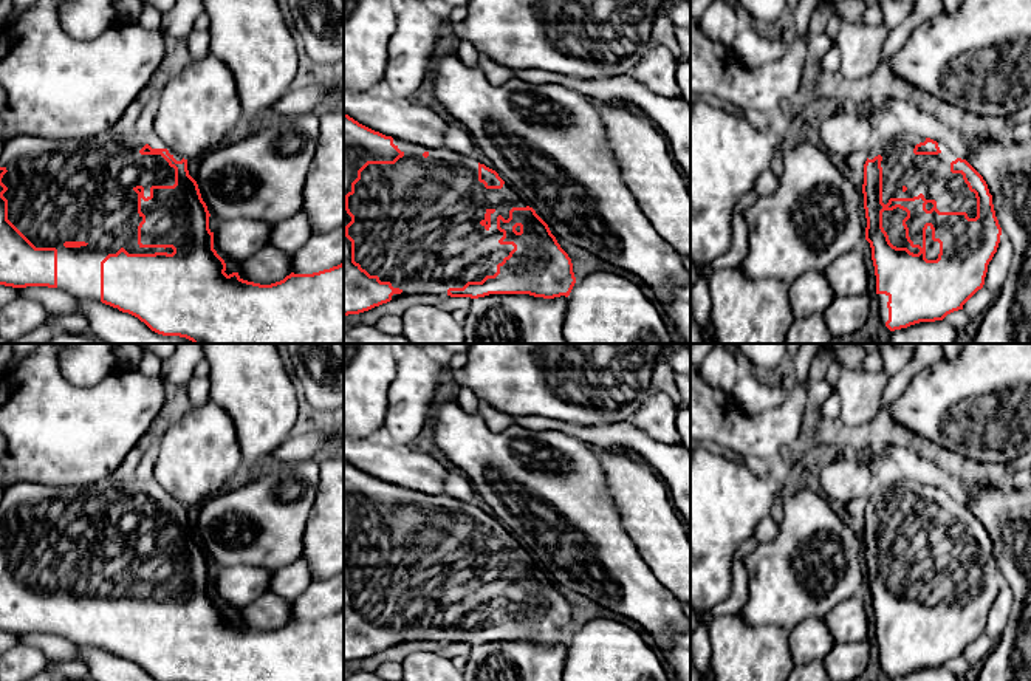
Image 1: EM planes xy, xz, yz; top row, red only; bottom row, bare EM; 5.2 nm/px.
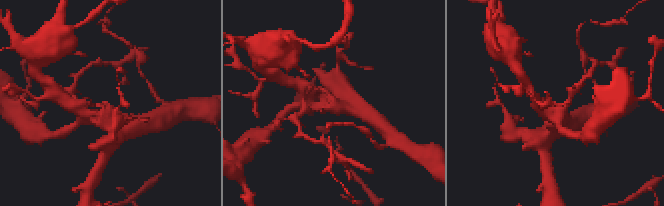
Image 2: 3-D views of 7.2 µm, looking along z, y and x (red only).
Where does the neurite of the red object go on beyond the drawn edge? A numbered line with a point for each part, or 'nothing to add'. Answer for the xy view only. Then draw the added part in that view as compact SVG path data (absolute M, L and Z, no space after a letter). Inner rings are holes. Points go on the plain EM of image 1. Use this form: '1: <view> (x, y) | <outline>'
1: xy (59, 537) | M105 478L91 486L50 486L43 483L19 481L6 489L3 489L3 497L0 501L0 514L8 518L3 522L2 529L8 534L3 543L8 546L8 566L36 593L36 594L56 594L57 596L57 636L63 638L79 648L101 648L101 608L108 601L116 601L124 594L128 601L155 601L167 599L172 601L172 594L141 594L138 591L138 573L142 563L138 560L138 540L133 537L136 532L144 534L144 543L150 543L152 532L173 532L175 531L175 515L161 501L141 501L139 497L149 491L152 495L167 495L169 500L181 508L183 503L166 492L153 478L135 478L130 483L118 483L116 480Z

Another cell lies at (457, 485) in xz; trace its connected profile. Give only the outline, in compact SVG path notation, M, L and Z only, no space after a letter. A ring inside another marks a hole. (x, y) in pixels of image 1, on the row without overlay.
M449 472L446 481L444 481L444 494L472 505L478 508L480 511L485 511L486 514L492 515L491 508L481 500L481 497L475 492L469 480L457 472Z

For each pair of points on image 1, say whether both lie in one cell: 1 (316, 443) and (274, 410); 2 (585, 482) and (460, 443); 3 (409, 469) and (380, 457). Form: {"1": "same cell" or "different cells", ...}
{"1": "different cells", "2": "same cell", "3": "same cell"}

